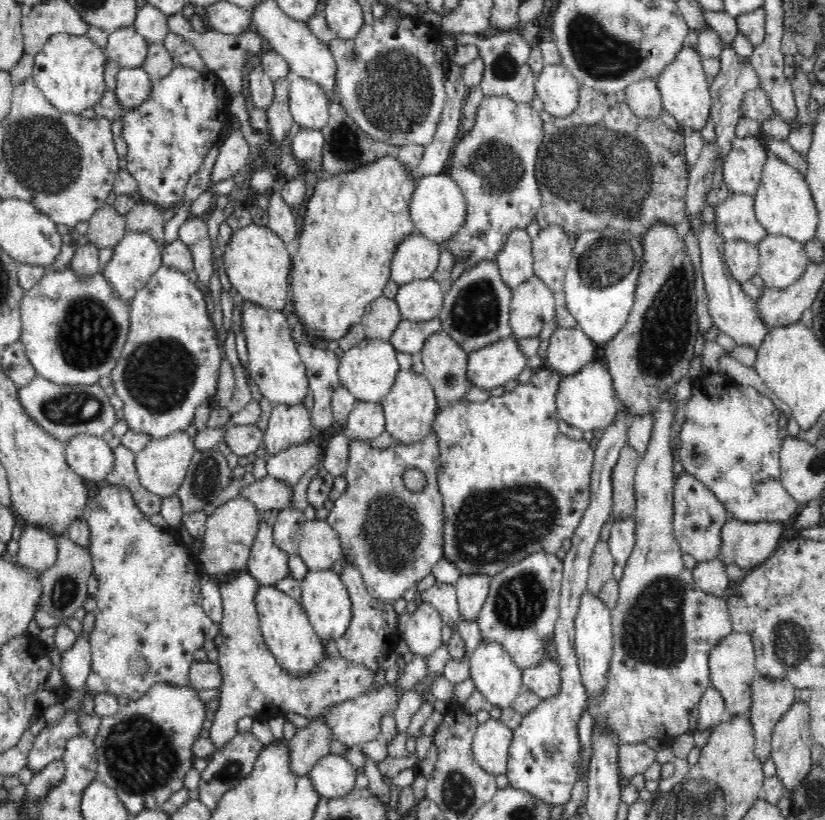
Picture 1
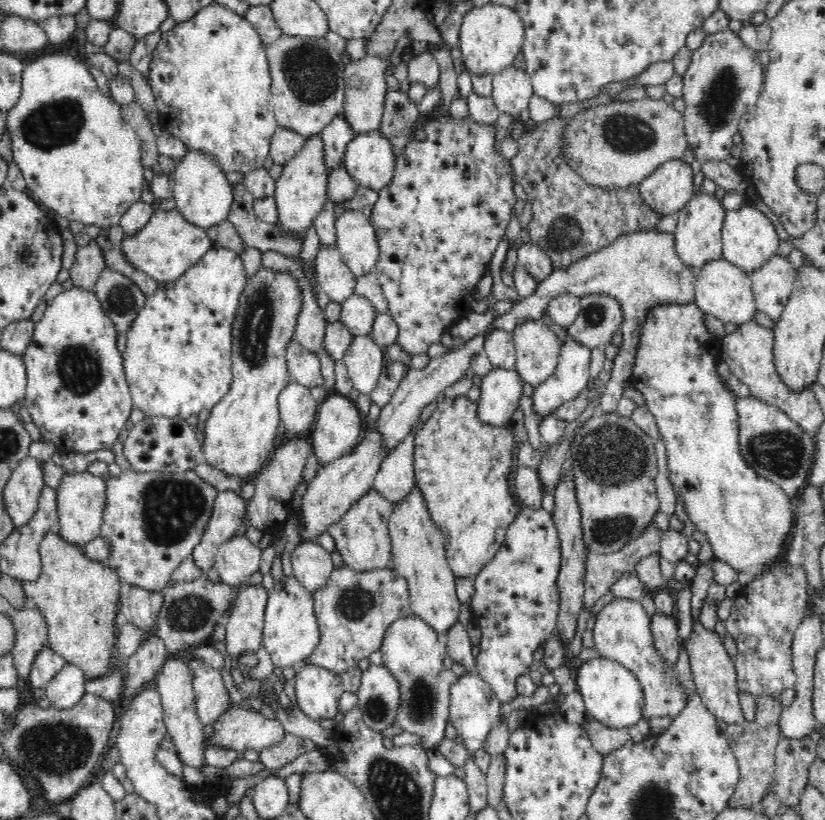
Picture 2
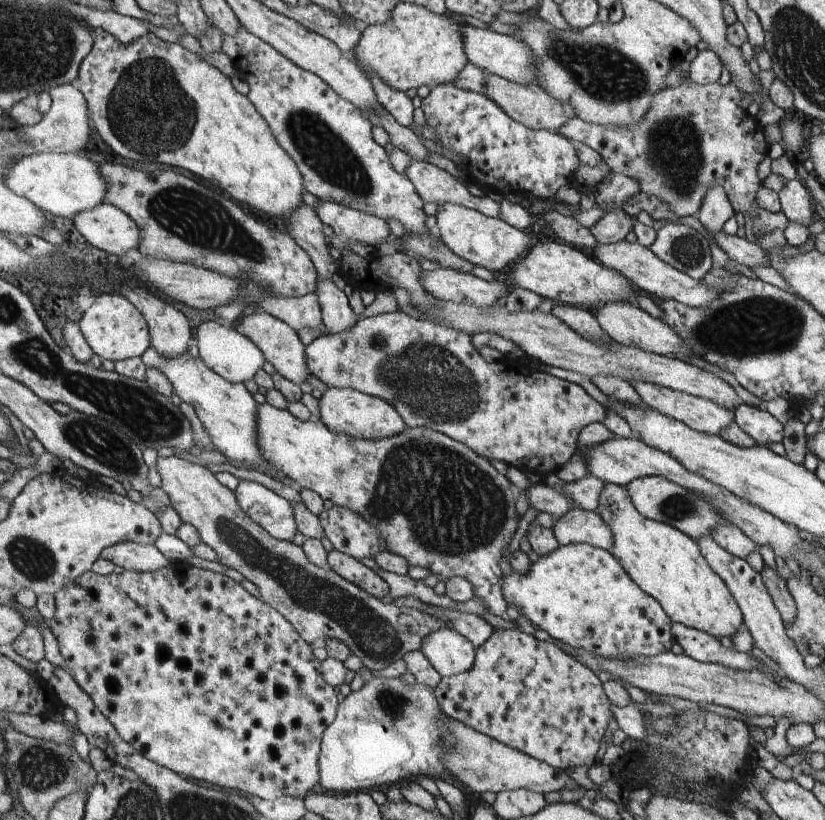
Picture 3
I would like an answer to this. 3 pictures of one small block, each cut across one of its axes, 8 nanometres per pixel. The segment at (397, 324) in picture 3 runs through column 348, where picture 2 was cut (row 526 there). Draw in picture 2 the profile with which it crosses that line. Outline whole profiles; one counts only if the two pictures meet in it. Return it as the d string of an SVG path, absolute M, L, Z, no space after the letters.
M375 489L368 490L350 510L330 525L326 532L335 540L336 550L343 558L343 564L356 571L370 571L390 566L391 540L387 527L388 516L393 504Z

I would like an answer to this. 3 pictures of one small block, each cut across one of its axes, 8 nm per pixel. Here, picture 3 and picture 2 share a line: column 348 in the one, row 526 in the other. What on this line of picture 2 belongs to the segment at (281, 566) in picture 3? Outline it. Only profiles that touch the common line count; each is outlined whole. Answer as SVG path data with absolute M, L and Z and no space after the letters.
M599 412L570 434L573 492L588 552L610 554L631 544L659 511L654 478L658 474L655 440L632 419Z

